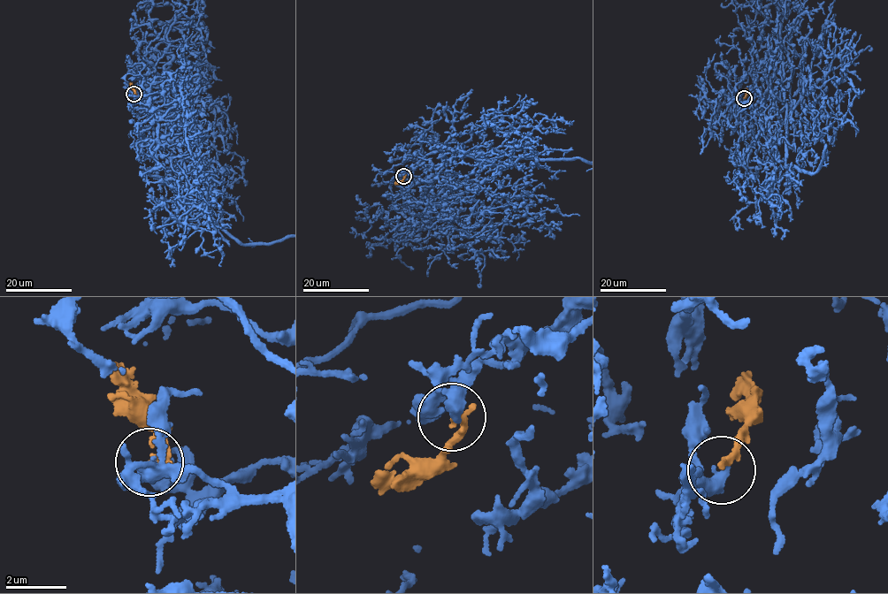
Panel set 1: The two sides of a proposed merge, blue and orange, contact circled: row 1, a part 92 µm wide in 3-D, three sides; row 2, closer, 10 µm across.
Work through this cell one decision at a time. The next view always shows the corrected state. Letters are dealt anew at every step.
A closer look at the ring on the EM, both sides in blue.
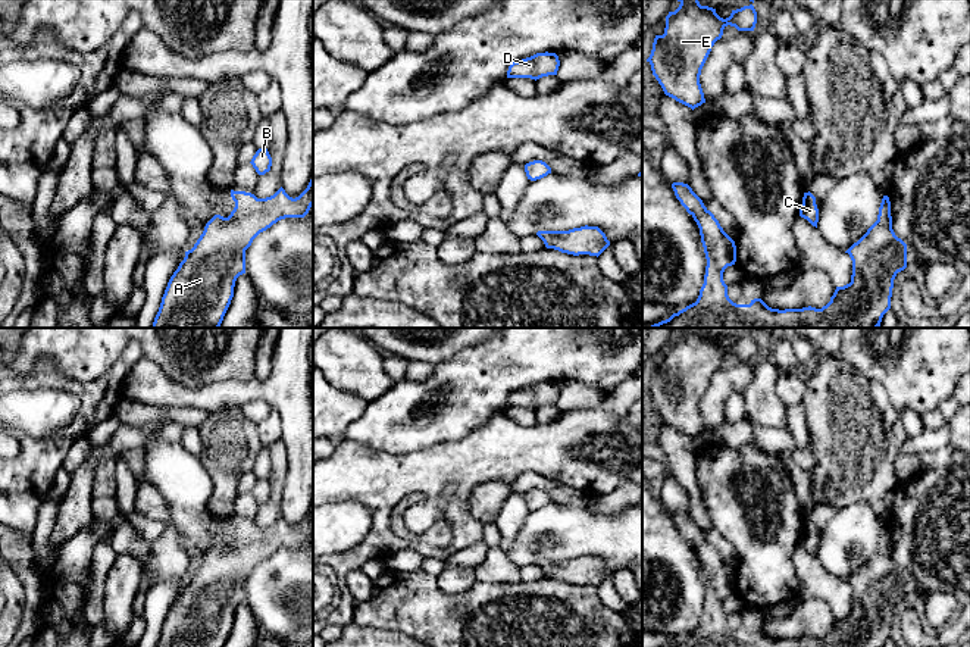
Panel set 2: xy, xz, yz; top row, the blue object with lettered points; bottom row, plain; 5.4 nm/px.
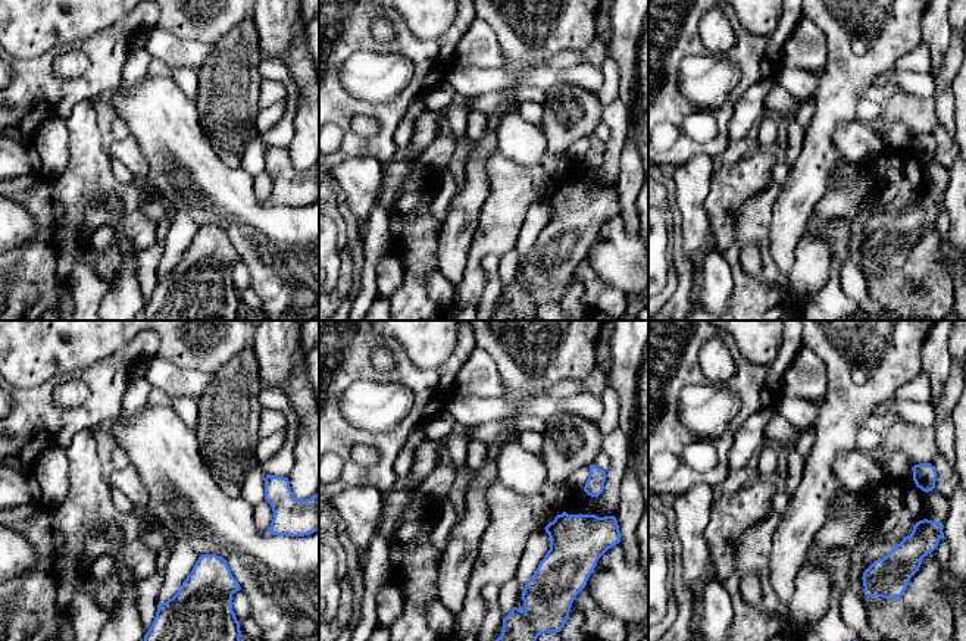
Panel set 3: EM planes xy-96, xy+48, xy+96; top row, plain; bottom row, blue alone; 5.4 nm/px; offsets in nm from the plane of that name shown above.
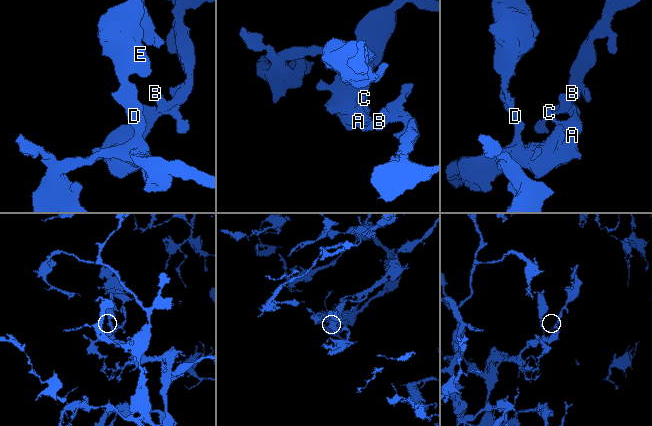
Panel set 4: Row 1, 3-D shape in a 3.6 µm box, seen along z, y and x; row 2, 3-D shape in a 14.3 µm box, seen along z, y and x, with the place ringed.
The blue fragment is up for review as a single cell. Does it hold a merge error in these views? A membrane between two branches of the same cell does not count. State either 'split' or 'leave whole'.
leave whole

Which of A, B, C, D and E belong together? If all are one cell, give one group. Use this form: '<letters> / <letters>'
A B C D E

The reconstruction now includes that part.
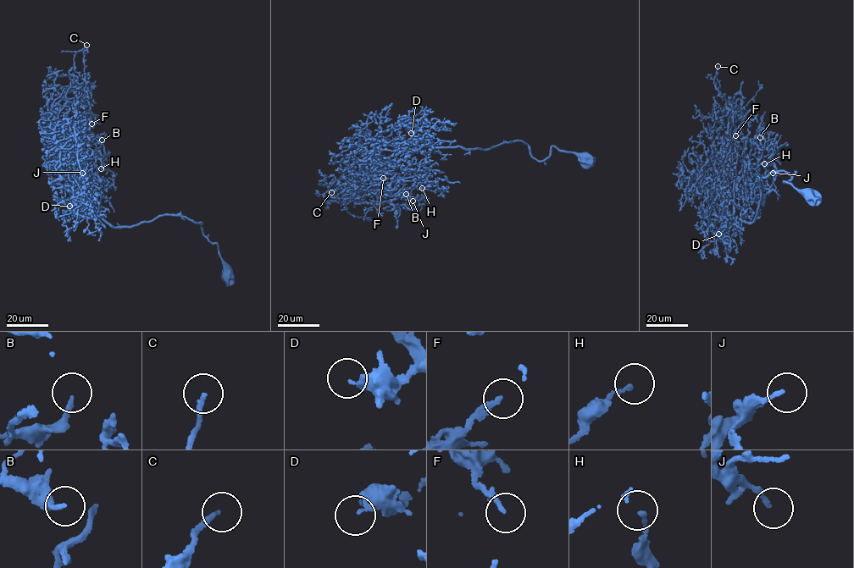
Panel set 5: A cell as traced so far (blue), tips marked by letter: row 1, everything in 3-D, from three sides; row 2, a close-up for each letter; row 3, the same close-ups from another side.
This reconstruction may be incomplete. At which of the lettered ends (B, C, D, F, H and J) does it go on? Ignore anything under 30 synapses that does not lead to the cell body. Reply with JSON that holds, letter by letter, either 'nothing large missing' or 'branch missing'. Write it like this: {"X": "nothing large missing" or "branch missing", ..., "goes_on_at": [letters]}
{"B": "nothing large missing", "C": "branch missing", "D": "branch missing", "F": "nothing large missing", "H": "nothing large missing", "J": "nothing large missing", "goes_on_at": ["C", "D"]}

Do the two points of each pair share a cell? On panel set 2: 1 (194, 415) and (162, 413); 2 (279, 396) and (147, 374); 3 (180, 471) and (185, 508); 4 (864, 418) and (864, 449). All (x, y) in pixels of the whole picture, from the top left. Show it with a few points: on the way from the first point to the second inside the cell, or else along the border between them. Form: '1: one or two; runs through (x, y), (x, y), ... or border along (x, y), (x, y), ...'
1: one; runs through (187, 415), (169, 415)
2: one; runs through (247, 391), (218, 396), (180, 396)
3: one; runs through (182, 480), (185, 484), (185, 499)
4: one; runs through (864, 425), (864, 441)

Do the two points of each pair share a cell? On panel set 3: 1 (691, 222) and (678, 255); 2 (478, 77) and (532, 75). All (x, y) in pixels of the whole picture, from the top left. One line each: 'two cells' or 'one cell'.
1: two cells
2: one cell

